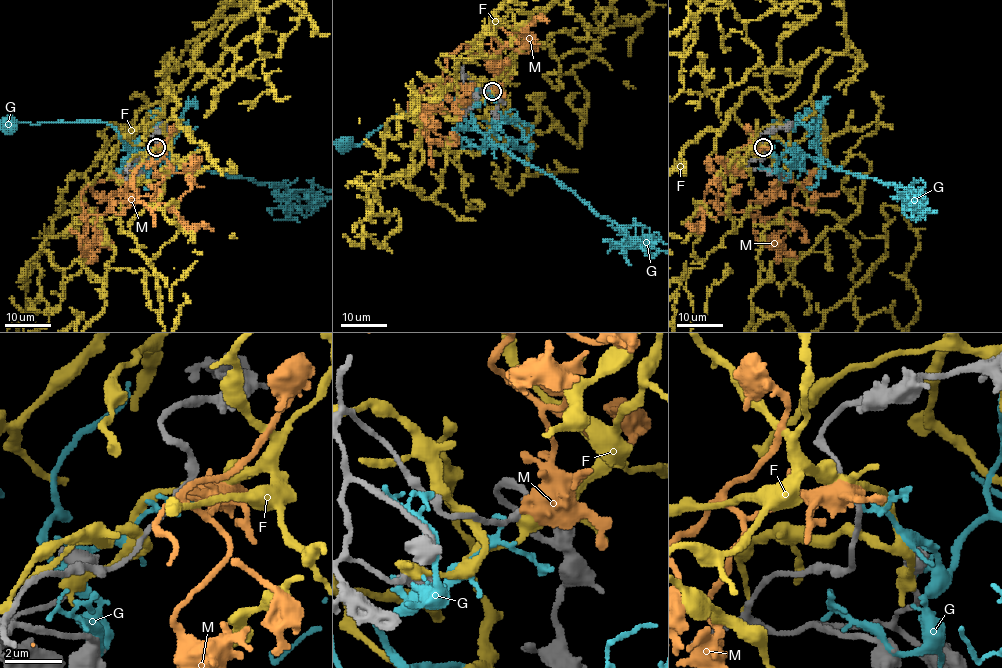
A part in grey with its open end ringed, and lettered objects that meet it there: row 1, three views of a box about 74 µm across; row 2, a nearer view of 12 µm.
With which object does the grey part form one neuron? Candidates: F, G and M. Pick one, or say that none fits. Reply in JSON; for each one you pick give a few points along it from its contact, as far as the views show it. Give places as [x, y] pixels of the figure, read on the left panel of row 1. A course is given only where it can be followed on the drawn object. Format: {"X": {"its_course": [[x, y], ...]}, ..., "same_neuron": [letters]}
{"M": {"its_course": [[156, 147], [134, 176], [136, 201], [118, 215], [113, 205], [80, 217], [84, 190], [116, 175], [120, 185]]}, "same_neuron": ["M"]}

